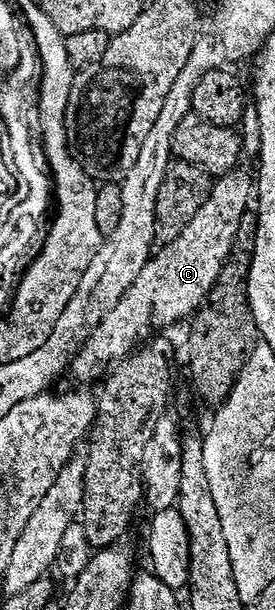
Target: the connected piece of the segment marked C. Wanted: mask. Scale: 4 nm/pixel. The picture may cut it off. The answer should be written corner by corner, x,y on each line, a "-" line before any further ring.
239,166
233,168
231,172
226,172
217,177
211,183
208,198
204,198
204,206
192,214
192,222
172,238
172,242
161,245
151,255
148,262
144,262
144,270
136,274
136,282
124,290
120,302
104,314
104,318
98,324
91,327
90,332
86,335
86,341
78,347
77,354
70,359
69,375
74,375
79,380
79,385
90,386
95,382
101,381
107,375
108,369
115,363
129,356
135,351
136,345
143,339
142,335
149,330
153,324
174,324
177,320
185,321
193,316
194,311
202,304
202,300
212,290
216,282
216,274
220,274
220,266
228,258
228,250
232,250
232,238
236,238
236,226
240,226
240,214
248,211
249,202
252,200
252,176
244,170
245,167

